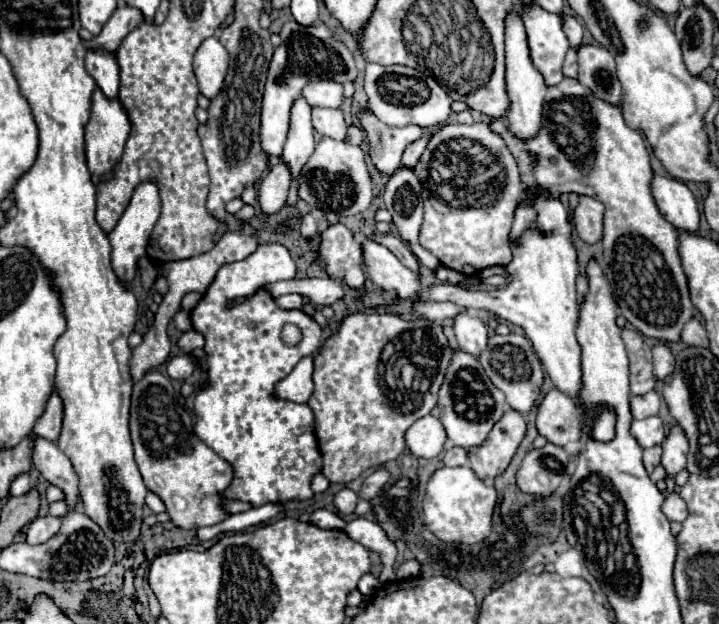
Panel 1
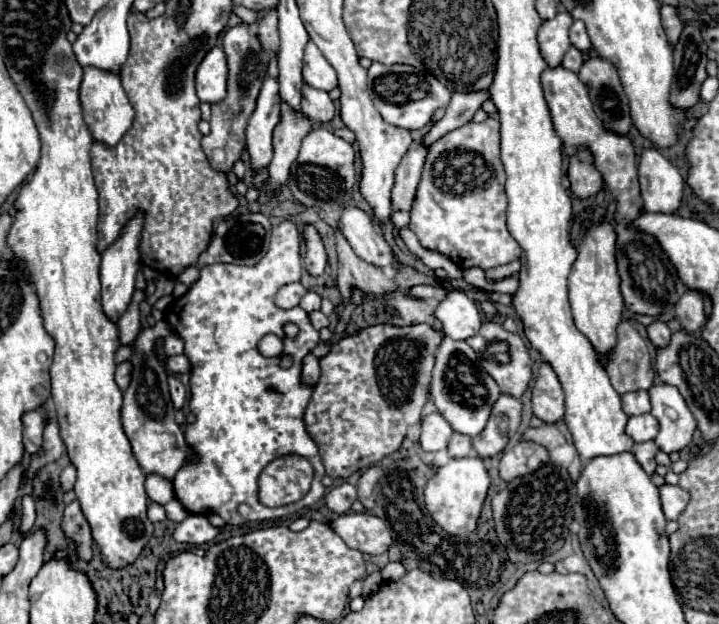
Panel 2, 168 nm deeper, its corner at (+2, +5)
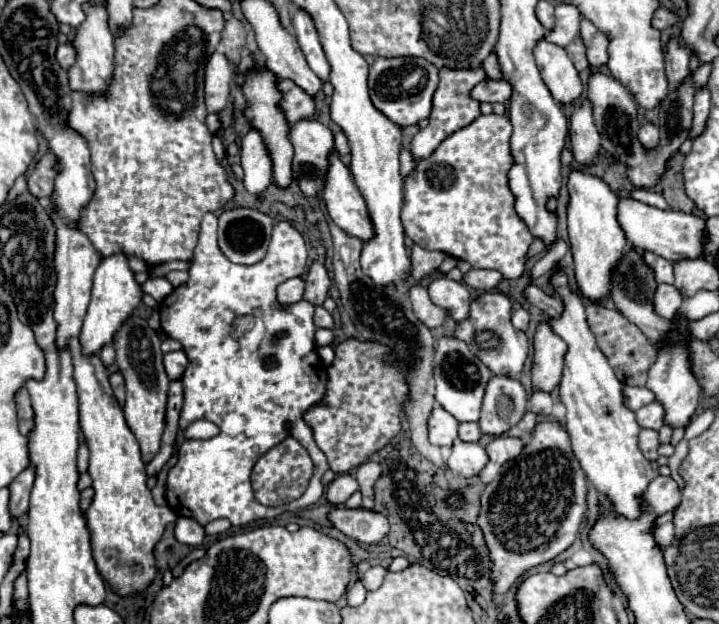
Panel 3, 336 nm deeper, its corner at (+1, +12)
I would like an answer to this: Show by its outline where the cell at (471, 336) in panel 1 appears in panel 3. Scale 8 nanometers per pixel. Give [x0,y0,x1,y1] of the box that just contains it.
[427,276,471,322]

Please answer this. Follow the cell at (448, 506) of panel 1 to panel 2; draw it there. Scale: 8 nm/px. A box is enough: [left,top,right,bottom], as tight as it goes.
[424,457,490,535]

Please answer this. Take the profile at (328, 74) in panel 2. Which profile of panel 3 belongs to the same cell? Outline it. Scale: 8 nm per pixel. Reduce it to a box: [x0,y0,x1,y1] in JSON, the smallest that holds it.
[292,10,331,82]

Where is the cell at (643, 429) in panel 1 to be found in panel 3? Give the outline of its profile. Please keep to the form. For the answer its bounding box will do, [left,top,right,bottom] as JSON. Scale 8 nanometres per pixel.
[635,402,663,430]

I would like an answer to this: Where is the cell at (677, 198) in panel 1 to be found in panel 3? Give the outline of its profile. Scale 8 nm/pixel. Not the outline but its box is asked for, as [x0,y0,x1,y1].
[639,124,659,150]

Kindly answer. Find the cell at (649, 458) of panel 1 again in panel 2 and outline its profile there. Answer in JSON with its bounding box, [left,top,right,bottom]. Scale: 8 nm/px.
[634,441,658,475]

